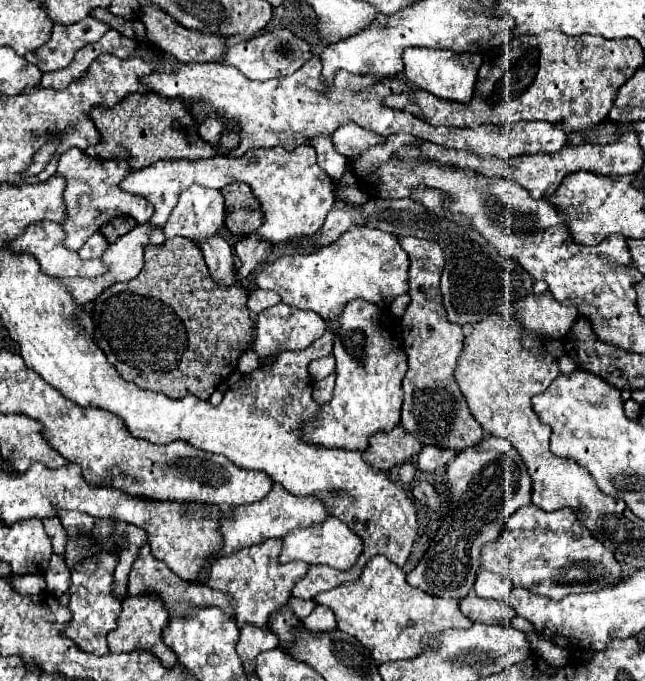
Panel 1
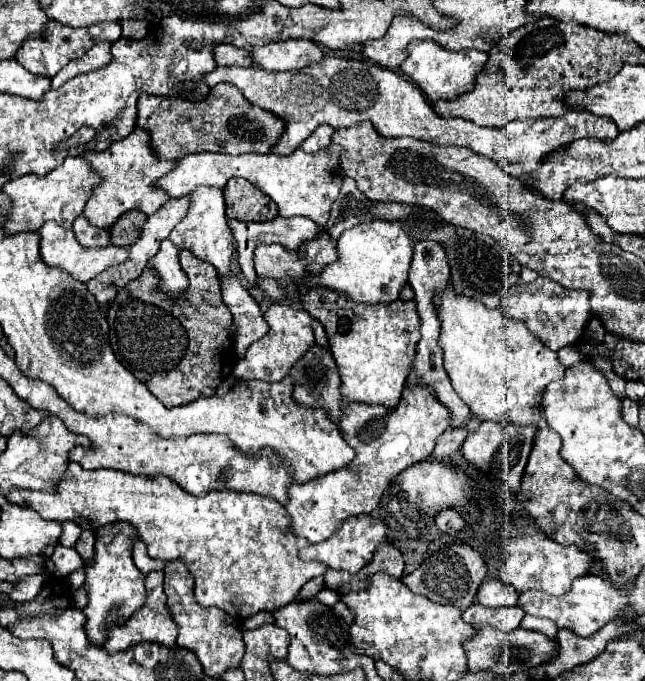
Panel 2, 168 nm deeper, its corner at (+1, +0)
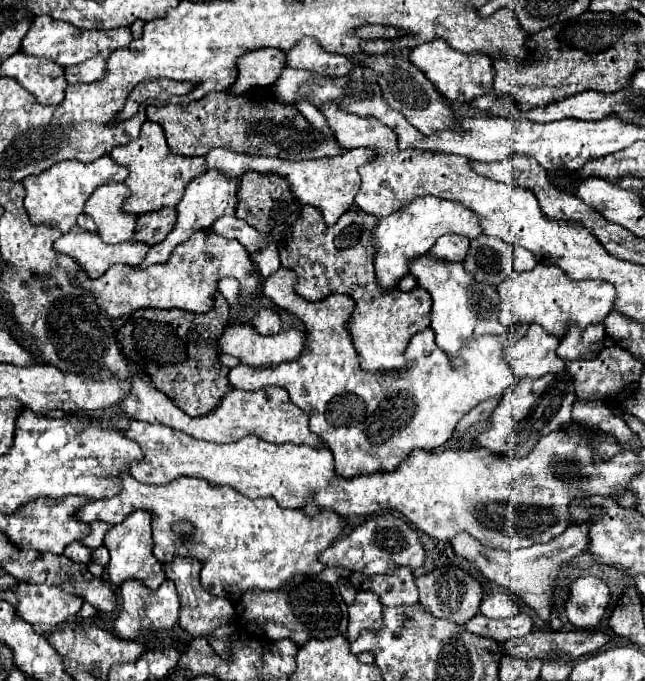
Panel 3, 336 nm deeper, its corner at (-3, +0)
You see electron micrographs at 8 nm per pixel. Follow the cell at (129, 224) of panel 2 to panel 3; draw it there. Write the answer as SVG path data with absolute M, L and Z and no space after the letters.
M162 208L156 212L146 212L140 214L136 220L136 230L132 242L144 242L144 244L154 244L162 242L174 226L174 208Z

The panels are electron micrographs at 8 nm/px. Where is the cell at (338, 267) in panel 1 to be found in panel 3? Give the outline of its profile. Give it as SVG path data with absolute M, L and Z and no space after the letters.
M436 196L414 198L408 206L400 208L398 212L380 216L378 224L374 226L374 230L370 234L370 244L374 248L376 280L378 280L380 288L386 292L394 290L398 286L398 282L410 272L410 268L408 268L410 260L424 256L430 250L430 246L436 242L436 238L440 238L444 234L460 234L466 238L476 238L482 232L478 230L478 220L472 214L472 210L464 208L458 202L442 200Z

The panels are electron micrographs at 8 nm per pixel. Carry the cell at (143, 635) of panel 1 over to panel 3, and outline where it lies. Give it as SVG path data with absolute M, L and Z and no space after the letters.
M164 580L156 592L148 590L146 586L140 586L140 582L124 582L124 586L120 588L120 606L112 620L112 630L114 636L122 640L152 638L160 632L170 632L178 624L178 614L180 614L180 602L172 580Z

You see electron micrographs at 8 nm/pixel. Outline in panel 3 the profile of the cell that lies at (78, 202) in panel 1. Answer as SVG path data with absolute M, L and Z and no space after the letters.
M146 120L142 124L142 132L136 140L132 140L124 146L116 146L116 150L110 152L110 158L116 164L130 170L128 178L124 180L124 184L130 190L130 196L122 206L122 210L126 214L144 214L144 212L154 212L154 210L160 210L166 206L176 206L176 202L180 202L180 198L184 194L184 186L192 178L196 178L204 172L204 160L202 158L176 156L168 148L160 124L154 124L150 120Z

